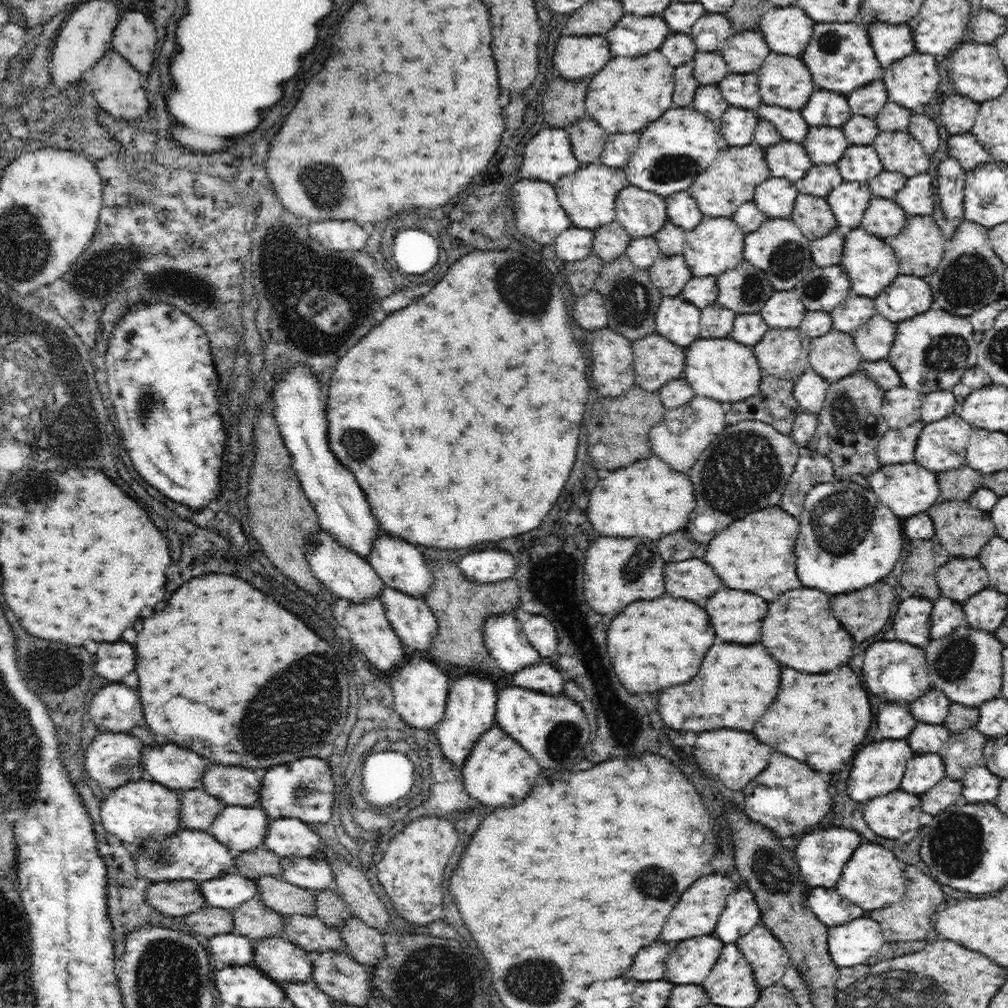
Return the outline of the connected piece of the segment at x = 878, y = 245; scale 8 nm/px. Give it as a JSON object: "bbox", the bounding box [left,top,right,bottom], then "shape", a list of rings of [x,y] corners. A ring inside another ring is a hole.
{"bbox":[841,226,899,299],"shape":[[[861,226],[844,237],[841,264],[851,282],[853,294],[875,299],[899,275],[899,260],[884,238],[866,232]]]}

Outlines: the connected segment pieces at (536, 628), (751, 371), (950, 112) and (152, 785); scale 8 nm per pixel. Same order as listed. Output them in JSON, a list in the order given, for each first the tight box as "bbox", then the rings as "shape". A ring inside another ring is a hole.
[{"bbox":[520,612,558,658],"shape":[[[520,612],[520,621],[527,639],[534,645],[542,658],[552,656],[558,646],[554,624],[542,614]]]},{"bbox":[683,336,762,403],"shape":[[[732,336],[717,339],[699,337],[686,347],[683,376],[696,395],[721,403],[734,403],[758,392],[762,378],[760,369],[753,347],[738,342]]]},{"bbox":[940,94,980,135],"shape":[[[952,94],[944,99],[940,108],[941,122],[946,126],[950,135],[971,132],[976,122],[978,108],[980,108],[980,104],[970,100],[968,96]]]},{"bbox":[100,777,184,848],"shape":[[[149,777],[132,780],[124,786],[107,790],[105,796],[100,800],[103,827],[130,848],[142,846],[150,838],[162,840],[184,828],[180,822],[178,792],[149,779]]]}]

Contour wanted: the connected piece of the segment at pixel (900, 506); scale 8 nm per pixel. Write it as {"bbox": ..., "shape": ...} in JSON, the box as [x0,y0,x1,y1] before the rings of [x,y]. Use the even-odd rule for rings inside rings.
{"bbox":[867,462,940,518],"shape":[[[915,462],[881,465],[880,470],[870,474],[867,480],[880,501],[890,507],[890,510],[900,518],[926,512],[939,499],[940,489],[936,472]]]}

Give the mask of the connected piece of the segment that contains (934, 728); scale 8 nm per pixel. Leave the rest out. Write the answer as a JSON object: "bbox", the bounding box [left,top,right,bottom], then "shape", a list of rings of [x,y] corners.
{"bbox":[907,722,950,754],"shape":[[[918,722],[907,741],[914,754],[938,753],[949,741],[950,731],[942,724]]]}

